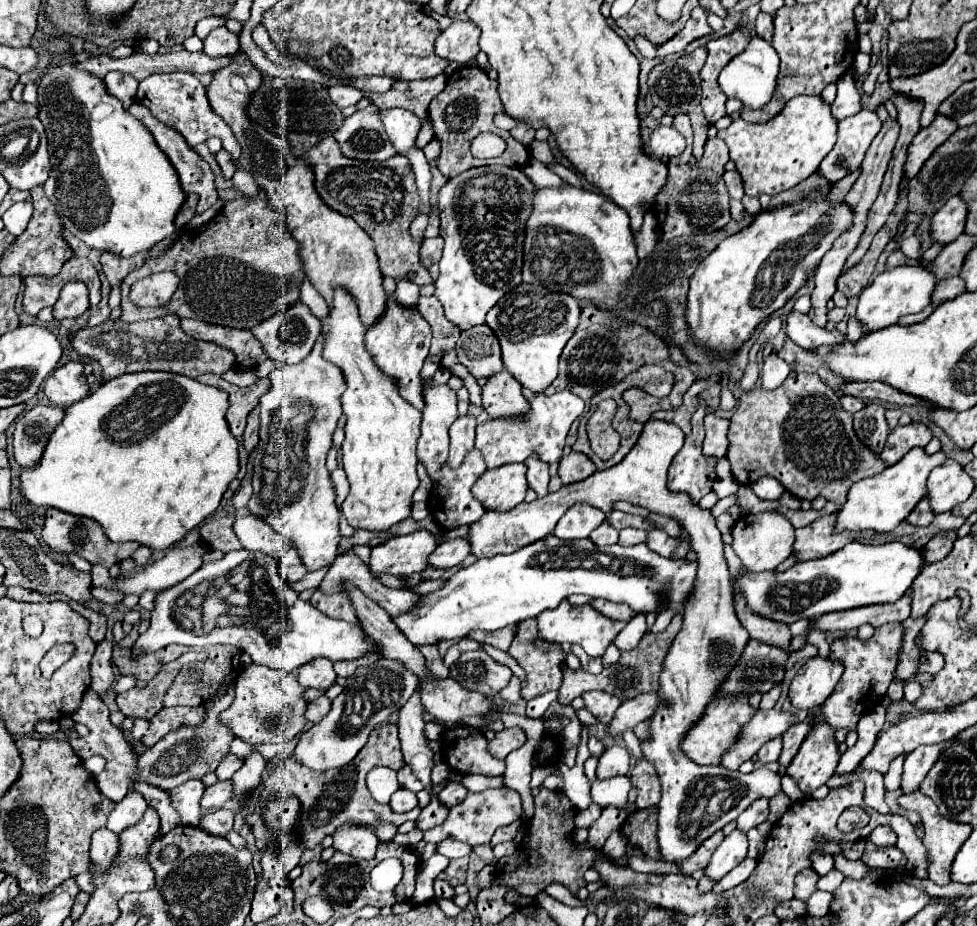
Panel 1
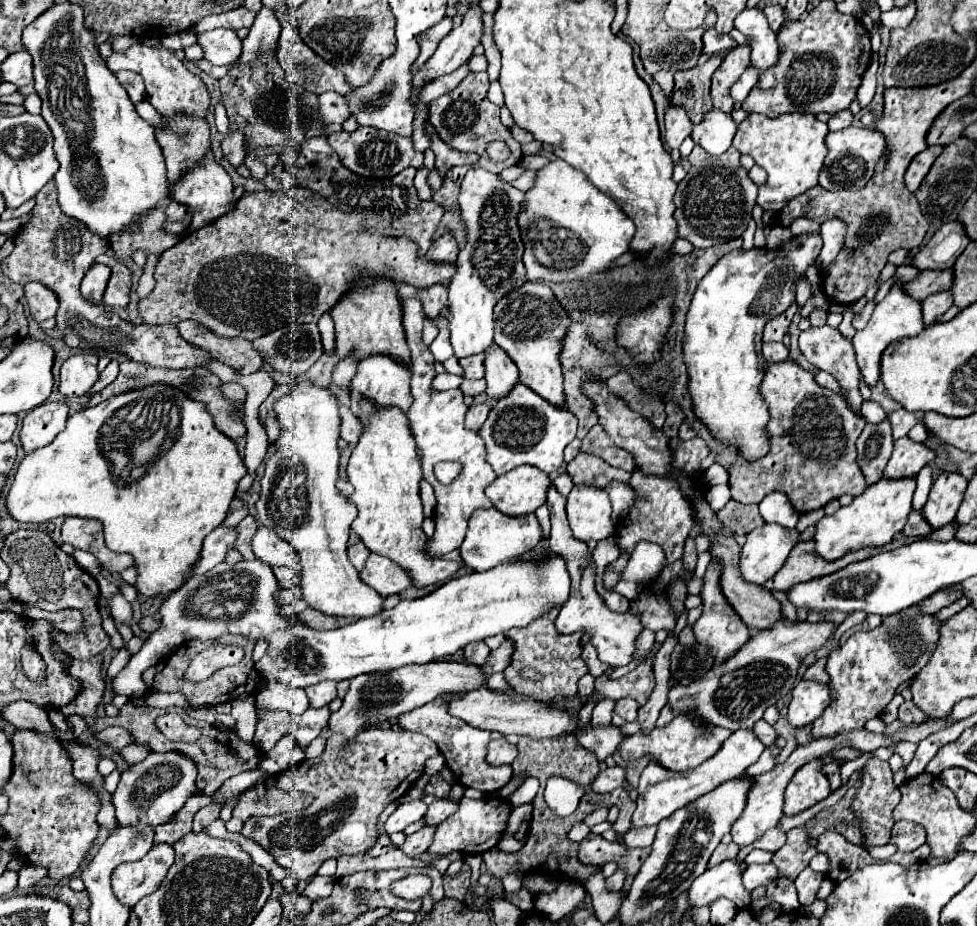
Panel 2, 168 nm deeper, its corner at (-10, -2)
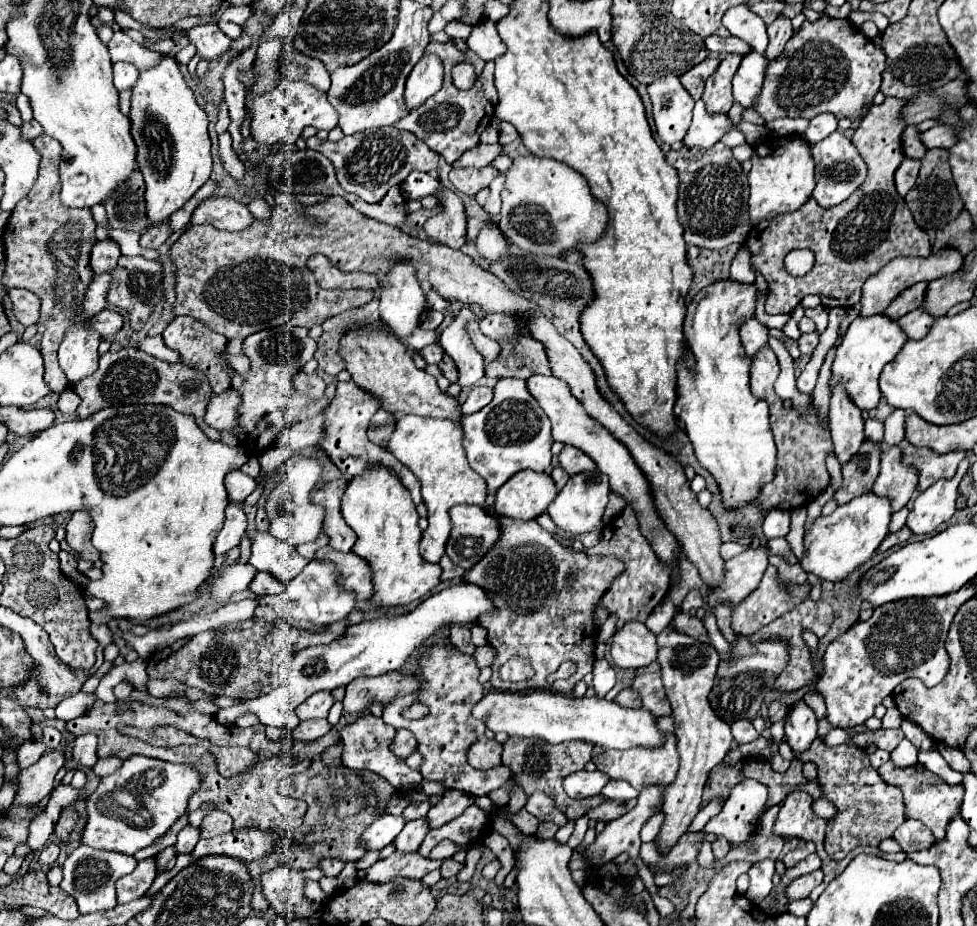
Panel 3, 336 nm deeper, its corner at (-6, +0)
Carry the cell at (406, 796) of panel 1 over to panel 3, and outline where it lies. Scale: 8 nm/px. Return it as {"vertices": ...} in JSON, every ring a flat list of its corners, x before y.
{"vertices":[[382,814,362,834,366,840,366,848,368,850,382,850,386,844,390,844,400,834,404,824,406,824,404,816]]}

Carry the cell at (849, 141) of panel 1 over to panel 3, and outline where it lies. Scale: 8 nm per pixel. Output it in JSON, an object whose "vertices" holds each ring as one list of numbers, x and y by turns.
{"vertices":[[832,132,828,138,814,144,812,156,816,162,816,188,814,188,812,196,818,200,818,204,822,204,826,208,844,202,866,180,866,172,868,172,866,162,860,156,854,142,850,138,846,138,842,132]]}

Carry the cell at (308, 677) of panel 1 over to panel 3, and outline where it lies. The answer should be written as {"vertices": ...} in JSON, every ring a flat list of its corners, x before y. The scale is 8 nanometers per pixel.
{"vertices":[[322,690,322,692,316,692,314,696,306,698,306,700,298,706,296,714,298,714,300,720,308,720,308,718,326,718,332,704,334,704,332,694,326,692,326,690]]}

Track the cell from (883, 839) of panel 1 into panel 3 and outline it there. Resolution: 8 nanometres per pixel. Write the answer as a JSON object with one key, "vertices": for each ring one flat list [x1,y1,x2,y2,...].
{"vertices":[[904,820,894,832,894,840,904,852,924,850,934,844,934,836,930,836,930,830,918,820]]}

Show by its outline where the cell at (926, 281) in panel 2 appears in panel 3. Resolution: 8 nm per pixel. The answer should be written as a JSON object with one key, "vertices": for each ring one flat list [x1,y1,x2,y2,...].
{"vertices":[[918,282,918,284,914,284,914,286,906,288,904,292,900,292,900,294,890,302,890,306,886,308,886,316,898,320,898,318,904,316,906,312,910,312,910,310,914,310,914,308,920,308,920,304,922,304,924,298,926,298,926,288,928,288,926,282]]}

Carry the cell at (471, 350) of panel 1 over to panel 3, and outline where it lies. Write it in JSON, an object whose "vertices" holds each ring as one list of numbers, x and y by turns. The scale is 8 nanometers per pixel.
{"vertices":[[446,354,446,360,442,360,442,364,438,364,440,366,440,370,442,370,442,374,450,380,450,382,456,382,458,380,458,368,456,368,456,364,454,364,454,360]]}

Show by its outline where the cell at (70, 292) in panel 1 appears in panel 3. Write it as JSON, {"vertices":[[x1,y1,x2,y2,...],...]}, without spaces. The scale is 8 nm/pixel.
{"vertices":[[112,238,104,242,96,242,92,248,92,256,90,256,90,268,96,276,106,274,114,268,118,258,120,258,120,246]]}

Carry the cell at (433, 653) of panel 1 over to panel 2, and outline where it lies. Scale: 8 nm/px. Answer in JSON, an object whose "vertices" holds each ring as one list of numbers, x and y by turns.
{"vertices":[[430,826,420,828,416,834,412,834,412,836,406,838,406,842,400,846,400,850,402,850,406,856,410,856,410,858,420,856,420,854,430,846,432,836,434,836,434,830,436,830,436,828,430,828]]}

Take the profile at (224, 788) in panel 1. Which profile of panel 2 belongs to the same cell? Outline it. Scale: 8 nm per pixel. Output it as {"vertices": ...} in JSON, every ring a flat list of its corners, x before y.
{"vertices":[[208,804,208,806,204,806,202,810,198,810,198,814,194,816,192,832,194,832,194,834,204,832,204,828,206,828,210,822,214,822,214,820,218,818,218,814,220,814,220,806,218,806,218,804]]}

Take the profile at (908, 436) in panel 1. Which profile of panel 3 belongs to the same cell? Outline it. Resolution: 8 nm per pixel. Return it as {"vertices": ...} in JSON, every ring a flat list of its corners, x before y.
{"vertices":[[890,446,882,452,880,474,872,486,874,494,892,498,892,508,898,512,910,500,918,486,918,472,912,466,902,464,902,448]]}

